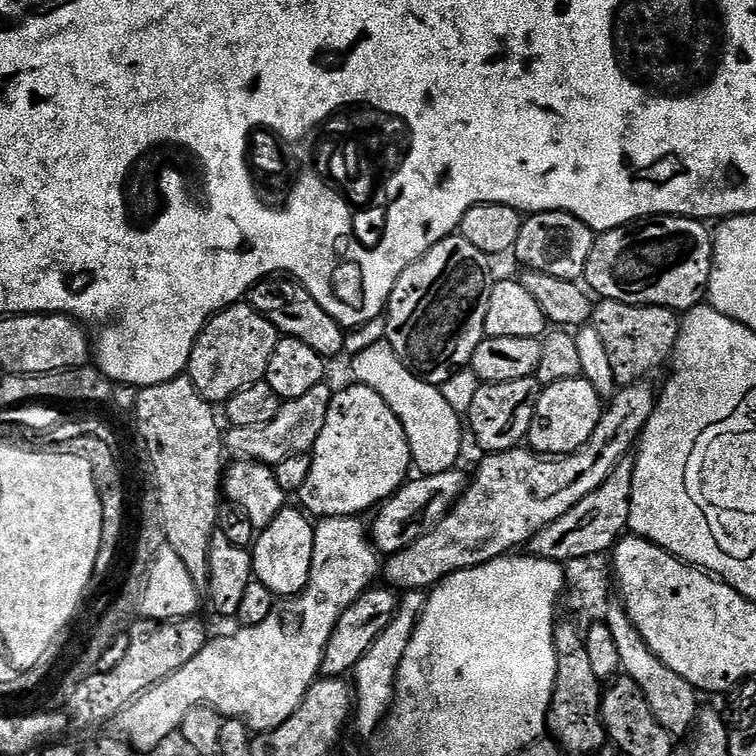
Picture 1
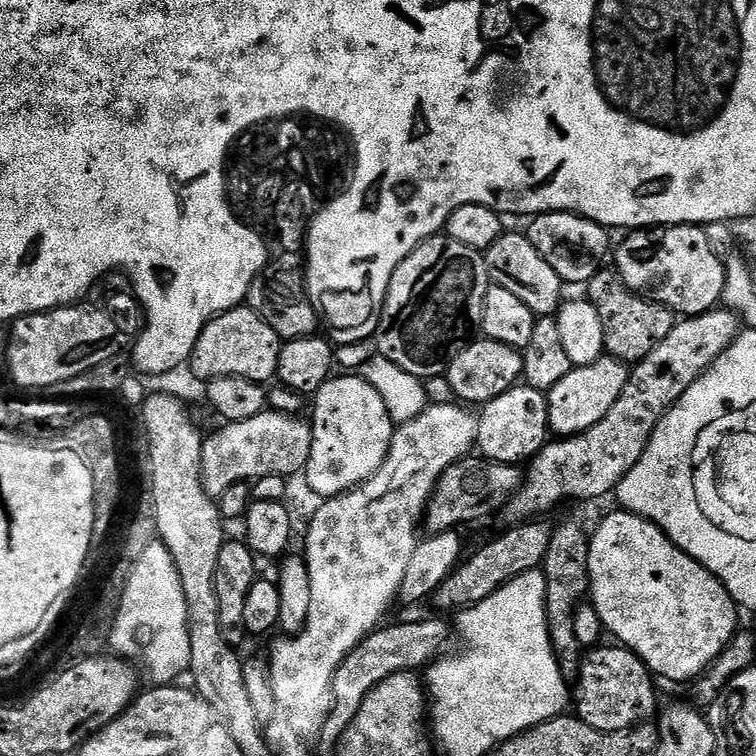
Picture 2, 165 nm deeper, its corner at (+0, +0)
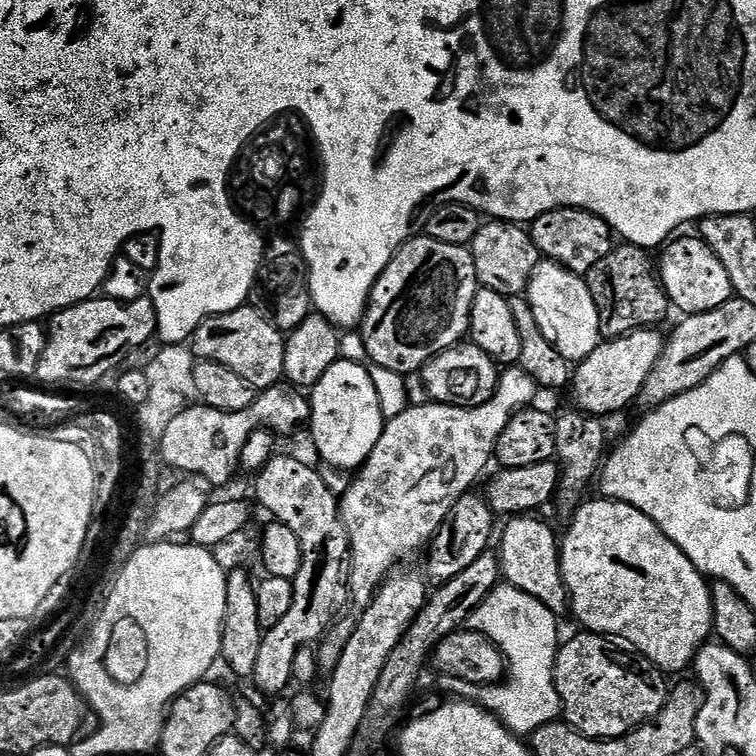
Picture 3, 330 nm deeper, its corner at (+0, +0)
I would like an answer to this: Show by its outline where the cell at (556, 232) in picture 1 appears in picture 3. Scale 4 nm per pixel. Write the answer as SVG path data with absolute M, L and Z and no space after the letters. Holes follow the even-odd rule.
M584 208L550 210L531 221L530 231L532 241L538 246L541 257L581 274L588 274L591 268L599 269L601 262L610 255L614 247L612 227L601 216L596 216Z

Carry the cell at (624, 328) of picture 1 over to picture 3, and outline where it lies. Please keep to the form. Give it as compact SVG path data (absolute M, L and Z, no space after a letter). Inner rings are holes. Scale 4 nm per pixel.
M624 242L621 245L621 248L620 245L613 247L599 267L601 273L605 272L612 279L612 289L609 290L608 297L602 300L602 332L608 338L629 336L639 328L652 328L670 309L668 293L656 277L658 264L653 253L636 244Z

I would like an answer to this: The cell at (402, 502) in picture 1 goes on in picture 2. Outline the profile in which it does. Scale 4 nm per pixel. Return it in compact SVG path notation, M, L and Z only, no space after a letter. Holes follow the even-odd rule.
M465 458L450 466L436 484L436 491L428 501L422 521L429 533L451 532L459 529L459 524L472 524L484 520L495 512L503 513L508 501L515 496L522 483L522 472L514 464L496 464L483 458Z

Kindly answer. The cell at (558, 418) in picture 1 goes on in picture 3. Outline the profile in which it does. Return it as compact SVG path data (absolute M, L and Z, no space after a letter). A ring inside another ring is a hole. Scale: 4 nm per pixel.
M639 328L629 336L605 339L585 360L575 365L570 389L583 411L601 418L608 418L611 412L635 405L640 391L664 353L665 337L660 337L652 328Z

